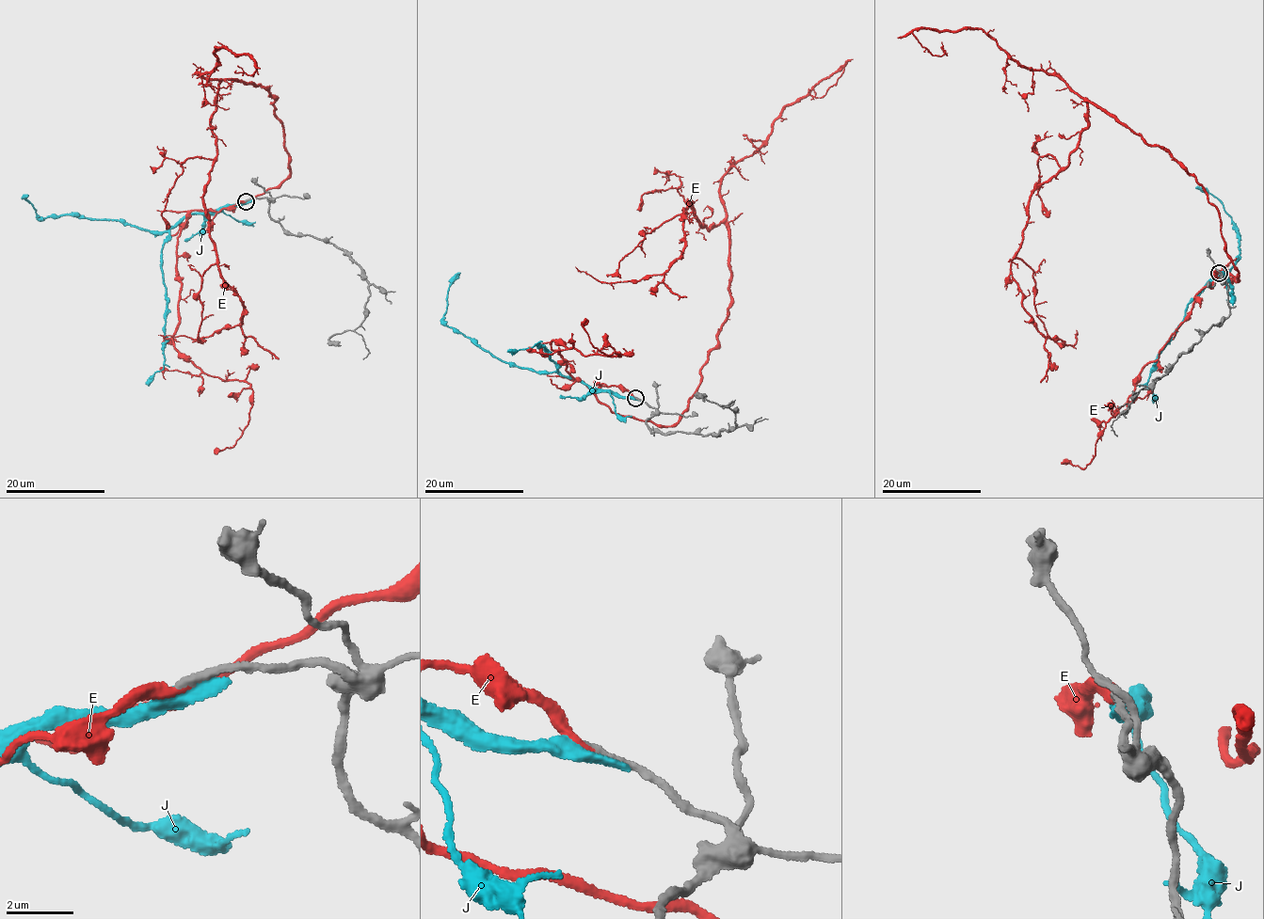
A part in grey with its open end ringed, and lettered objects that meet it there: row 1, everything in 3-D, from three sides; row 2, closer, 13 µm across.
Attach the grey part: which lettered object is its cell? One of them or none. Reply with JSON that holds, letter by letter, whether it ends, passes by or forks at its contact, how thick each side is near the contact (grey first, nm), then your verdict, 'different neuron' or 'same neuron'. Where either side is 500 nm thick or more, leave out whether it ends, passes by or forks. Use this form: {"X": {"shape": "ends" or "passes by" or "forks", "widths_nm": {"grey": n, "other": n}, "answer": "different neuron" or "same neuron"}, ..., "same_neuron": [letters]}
{"E": {"shape": "ends", "widths_nm": {"grey": 260, "other": 240}, "answer": "same neuron"}, "J": {"widths_nm": {"grey": 280, "other": 500}, "answer": "different neuron"}, "same_neuron": ["E"]}

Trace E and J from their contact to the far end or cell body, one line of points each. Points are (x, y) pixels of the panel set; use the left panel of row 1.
E: (247, 201), (211, 211), (277, 187), (289, 153), (268, 87), (223, 81), (203, 196), (243, 320), (158, 335)
J: (248, 199), (205, 213), (186, 215), (159, 232), (119, 220), (65, 214), (43, 218), (23, 198), (26, 195)

